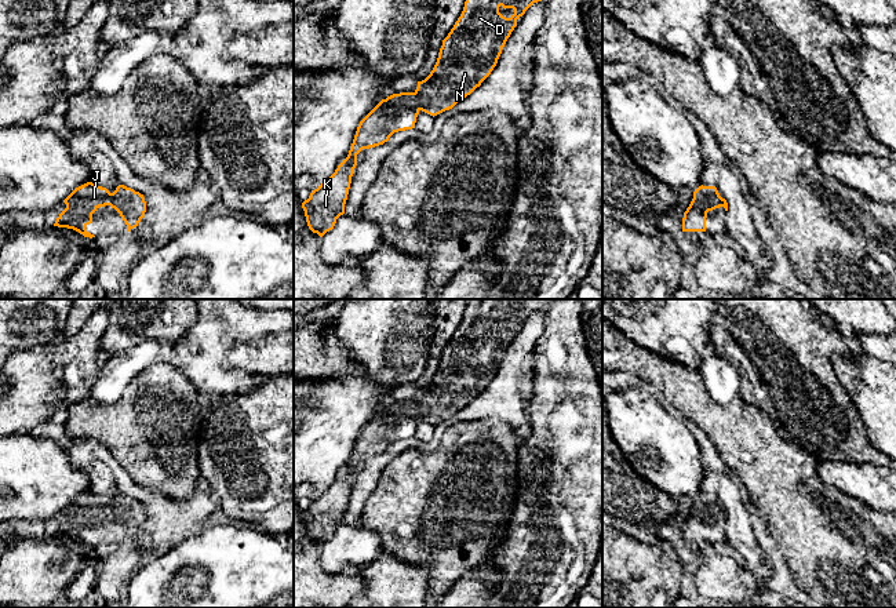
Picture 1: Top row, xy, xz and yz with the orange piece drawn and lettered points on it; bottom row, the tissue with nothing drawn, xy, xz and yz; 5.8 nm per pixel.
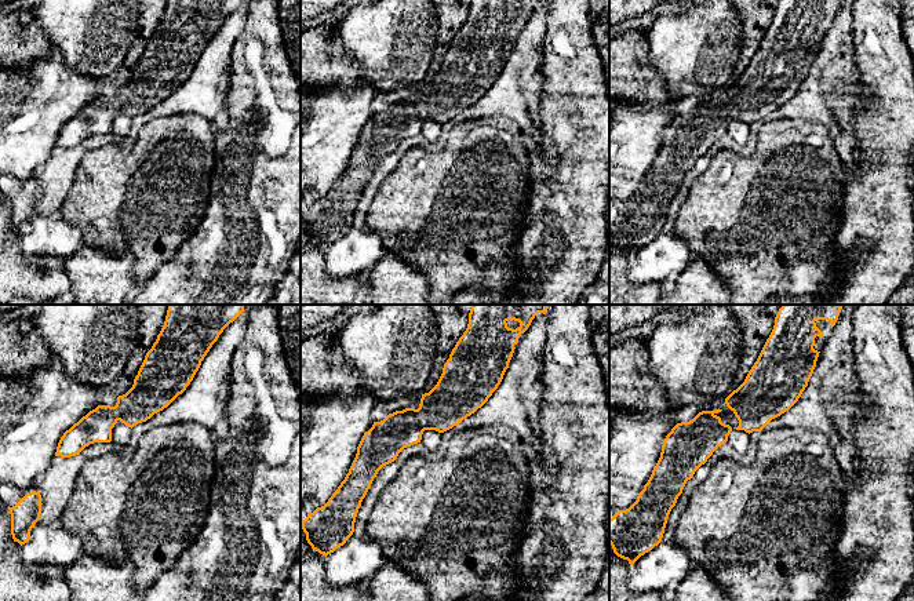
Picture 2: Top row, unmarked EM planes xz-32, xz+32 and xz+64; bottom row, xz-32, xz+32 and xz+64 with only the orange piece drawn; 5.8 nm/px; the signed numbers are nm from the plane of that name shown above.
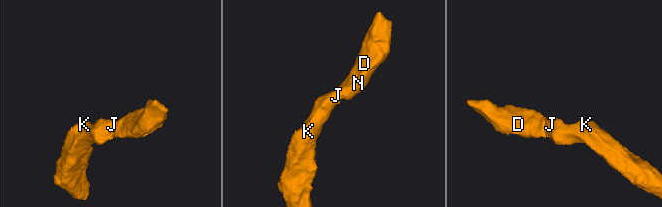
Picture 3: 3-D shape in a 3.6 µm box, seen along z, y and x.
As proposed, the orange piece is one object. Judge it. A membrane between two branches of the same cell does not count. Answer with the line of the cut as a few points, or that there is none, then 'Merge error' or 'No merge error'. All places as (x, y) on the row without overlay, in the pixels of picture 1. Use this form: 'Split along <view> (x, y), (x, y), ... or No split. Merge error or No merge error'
No split. No merge error

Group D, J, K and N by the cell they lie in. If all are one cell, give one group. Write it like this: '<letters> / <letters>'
D J K N

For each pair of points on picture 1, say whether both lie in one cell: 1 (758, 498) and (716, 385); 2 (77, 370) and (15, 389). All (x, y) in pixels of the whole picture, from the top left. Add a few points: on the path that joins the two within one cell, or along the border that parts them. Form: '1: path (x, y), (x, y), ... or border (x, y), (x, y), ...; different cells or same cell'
1: border (702, 379), (706, 392), (723, 404), (739, 396); different cells
2: path (62, 372), (46, 378), (31, 388); same cell

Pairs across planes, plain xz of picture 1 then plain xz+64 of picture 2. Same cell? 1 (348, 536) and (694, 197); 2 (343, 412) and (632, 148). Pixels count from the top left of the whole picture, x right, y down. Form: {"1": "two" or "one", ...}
{"1": "two", "2": "one"}

